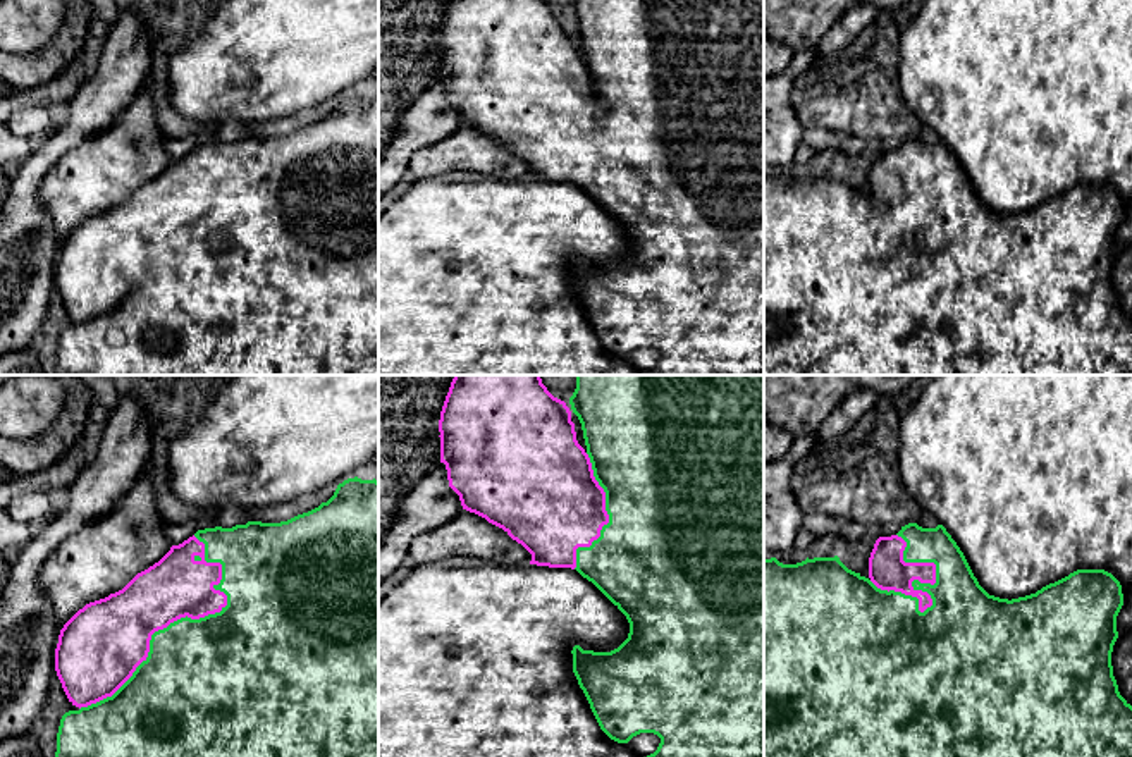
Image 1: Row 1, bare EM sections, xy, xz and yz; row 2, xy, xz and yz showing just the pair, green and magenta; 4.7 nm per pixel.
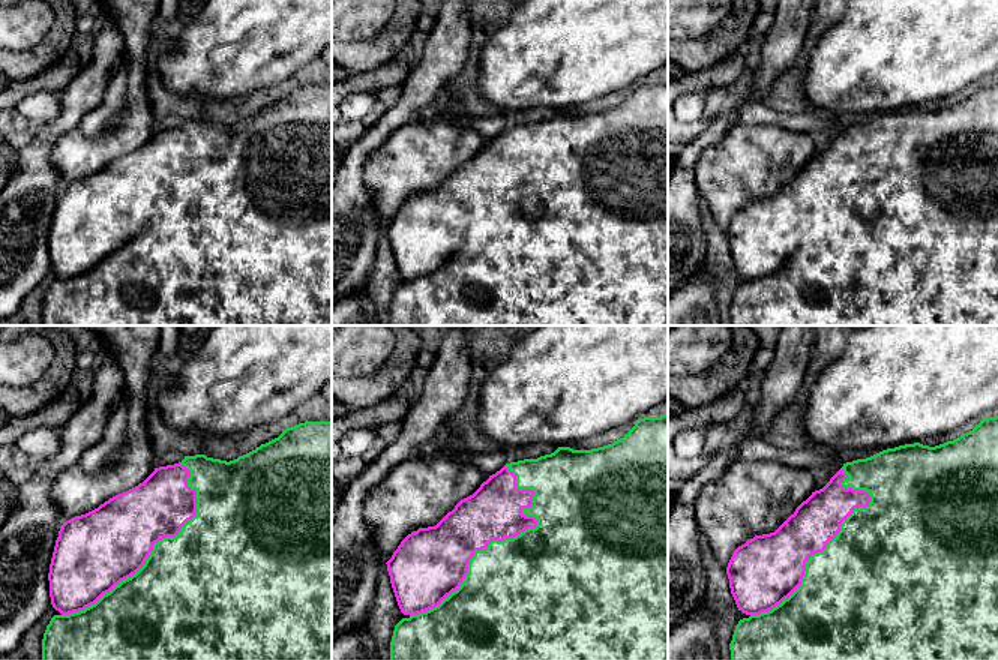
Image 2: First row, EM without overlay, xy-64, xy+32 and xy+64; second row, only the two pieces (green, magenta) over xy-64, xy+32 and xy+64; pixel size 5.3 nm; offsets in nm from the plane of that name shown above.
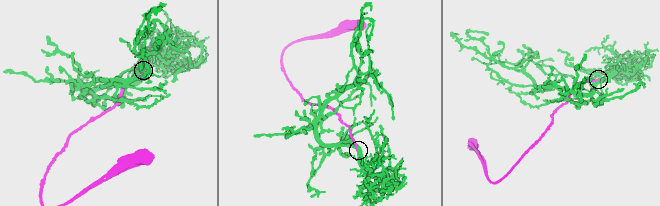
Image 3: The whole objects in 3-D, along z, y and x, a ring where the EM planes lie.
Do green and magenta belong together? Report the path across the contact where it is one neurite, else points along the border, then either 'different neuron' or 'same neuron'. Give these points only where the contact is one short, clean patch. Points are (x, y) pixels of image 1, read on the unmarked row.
same neuron

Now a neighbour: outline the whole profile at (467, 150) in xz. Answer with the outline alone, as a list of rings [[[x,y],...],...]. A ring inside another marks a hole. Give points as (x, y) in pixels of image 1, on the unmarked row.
[[[461,124],[451,136],[421,148],[409,162],[415,181],[470,172],[502,182],[530,179],[532,169],[508,146]]]

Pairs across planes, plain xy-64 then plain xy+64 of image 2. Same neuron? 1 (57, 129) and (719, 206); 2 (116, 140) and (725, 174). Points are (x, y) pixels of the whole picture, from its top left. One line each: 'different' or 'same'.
1: different
2: same

